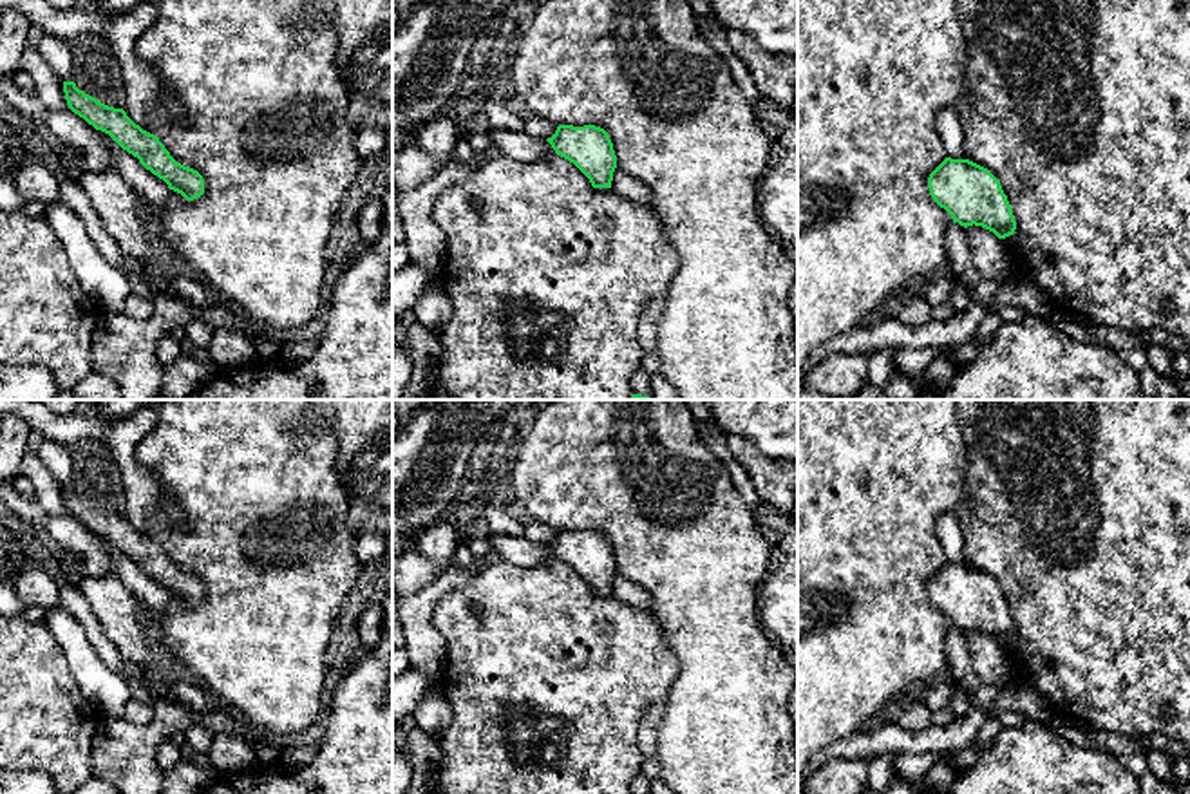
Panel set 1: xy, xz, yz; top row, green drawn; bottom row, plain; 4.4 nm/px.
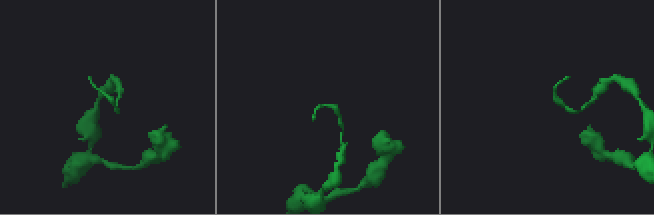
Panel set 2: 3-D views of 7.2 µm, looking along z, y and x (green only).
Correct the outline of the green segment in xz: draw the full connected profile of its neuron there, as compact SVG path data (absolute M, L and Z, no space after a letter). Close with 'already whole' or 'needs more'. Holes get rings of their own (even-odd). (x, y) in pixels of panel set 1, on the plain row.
M559 530L546 546L557 561L573 568L593 593L611 593L617 561L604 534L595 530Z | already whole

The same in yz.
M946 562L928 582L933 606L960 631L982 631L998 644L1015 638L1016 626L1000 586L969 564Z | already whole

